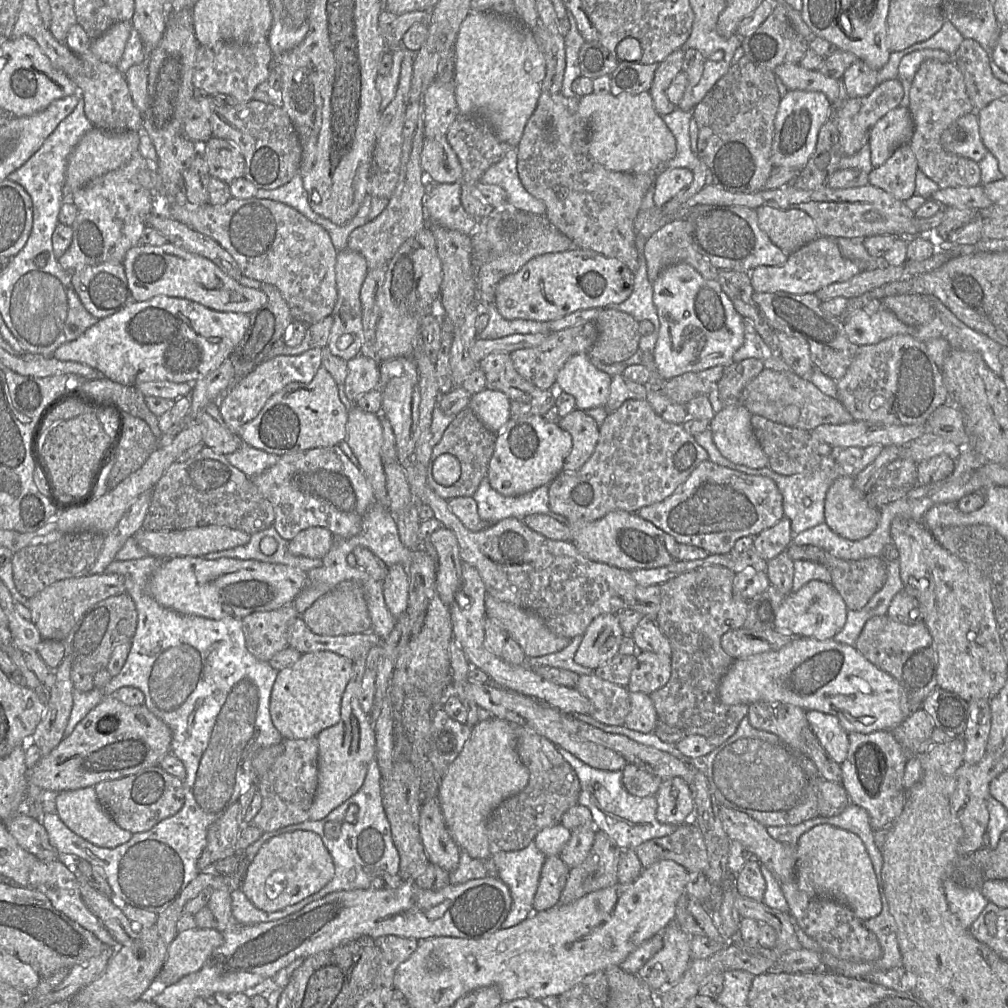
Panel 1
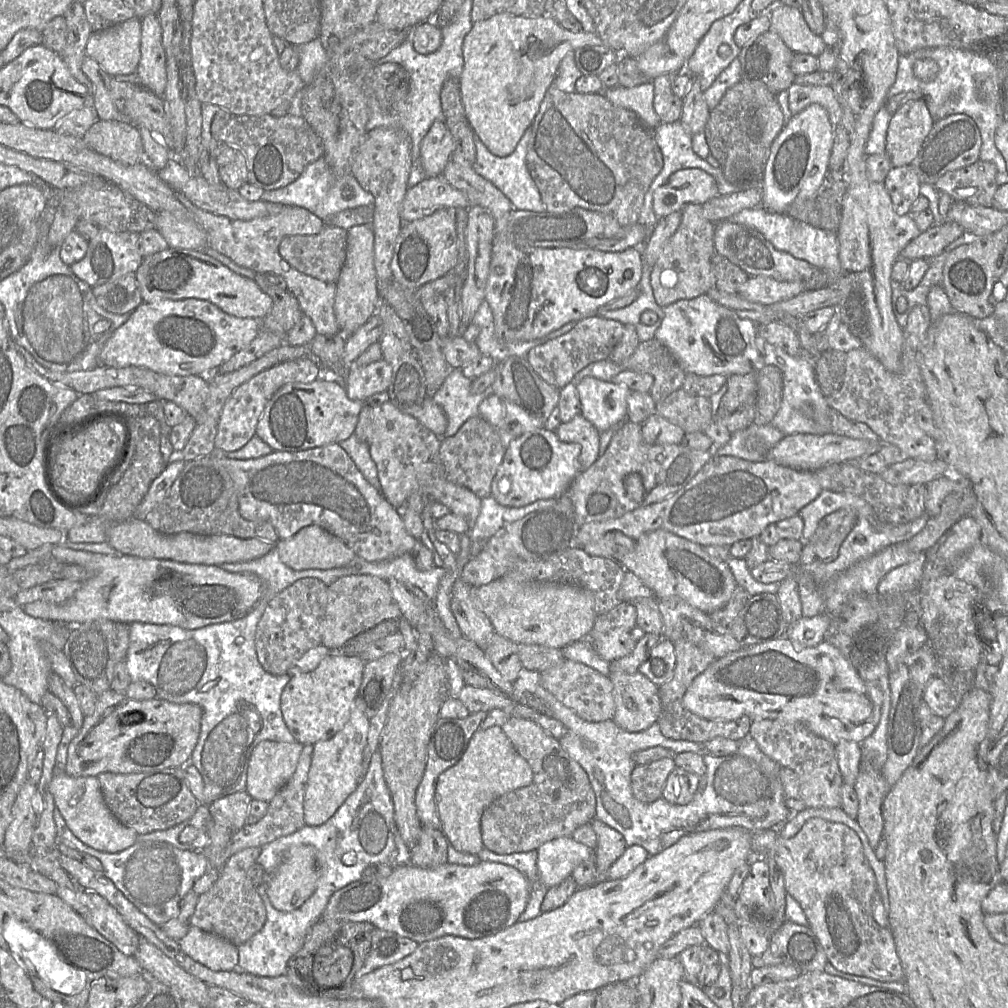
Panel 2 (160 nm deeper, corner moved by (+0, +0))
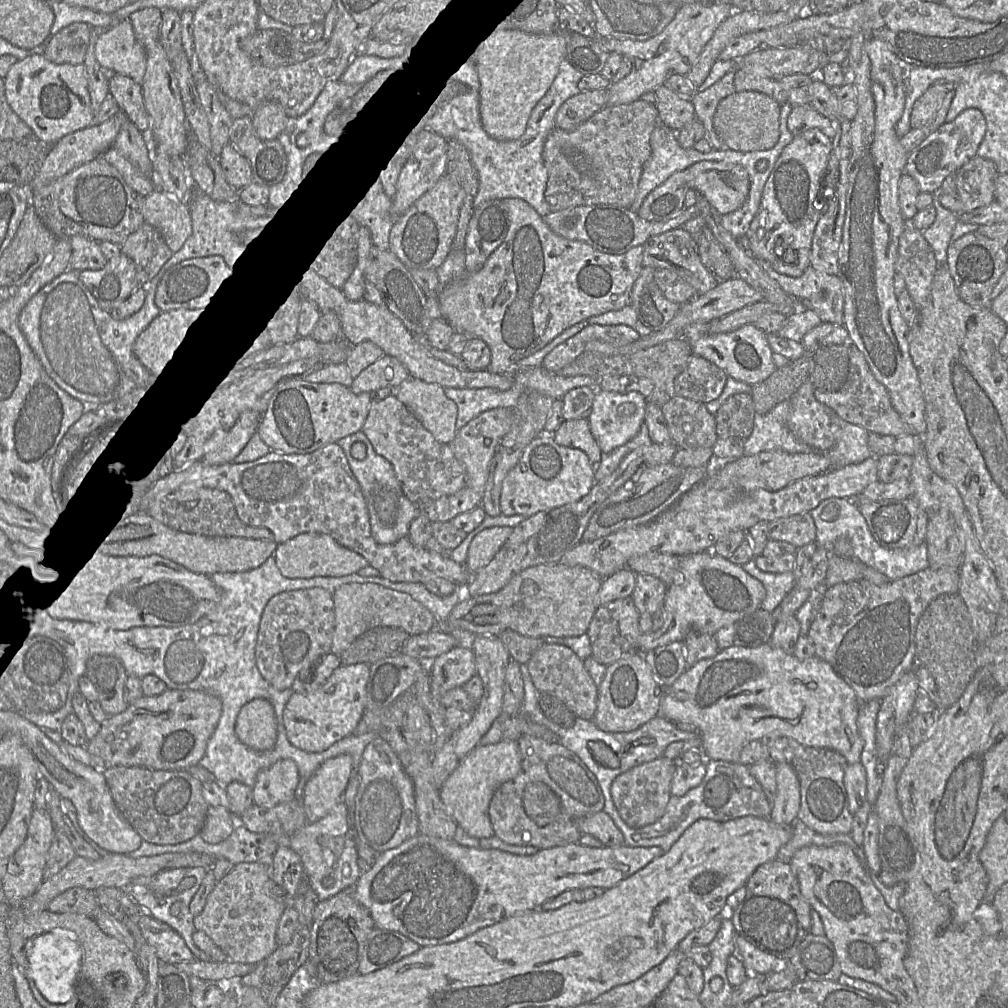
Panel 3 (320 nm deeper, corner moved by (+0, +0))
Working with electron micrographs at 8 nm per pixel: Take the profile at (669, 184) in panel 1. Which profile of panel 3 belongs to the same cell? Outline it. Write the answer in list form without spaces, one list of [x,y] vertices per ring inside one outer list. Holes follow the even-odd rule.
[[[711,161],[698,162],[683,171],[674,173],[651,191],[636,214],[647,221],[665,222],[673,219],[684,210],[685,196],[689,190],[697,191],[721,215],[727,215],[739,209],[746,201],[750,180],[747,171],[739,165]]]

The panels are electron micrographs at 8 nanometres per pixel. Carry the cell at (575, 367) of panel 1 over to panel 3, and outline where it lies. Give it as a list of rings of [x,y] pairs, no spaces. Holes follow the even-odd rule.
[[[596,389],[587,418],[590,431],[602,453],[609,453],[630,441],[644,424],[647,399],[638,392],[619,393]]]

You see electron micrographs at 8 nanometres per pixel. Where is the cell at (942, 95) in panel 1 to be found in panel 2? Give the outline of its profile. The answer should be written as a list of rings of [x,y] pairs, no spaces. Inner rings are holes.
[[[977,160],[975,163],[945,173],[933,185],[940,193],[947,193],[954,201],[993,207],[998,189],[997,168],[994,163]]]

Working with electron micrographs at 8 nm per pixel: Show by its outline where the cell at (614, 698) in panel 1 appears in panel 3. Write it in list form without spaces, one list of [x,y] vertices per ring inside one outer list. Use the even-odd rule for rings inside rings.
[[[544,643],[526,663],[533,685],[539,693],[548,693],[563,701],[578,718],[592,720],[597,708],[598,686],[573,650],[560,644]]]

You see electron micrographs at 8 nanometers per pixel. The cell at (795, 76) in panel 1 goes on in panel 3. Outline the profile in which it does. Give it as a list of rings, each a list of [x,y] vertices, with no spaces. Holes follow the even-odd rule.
[[[810,105],[794,106],[788,118],[788,129],[793,136],[810,129],[818,129],[831,140],[836,130],[830,119],[823,116]]]

